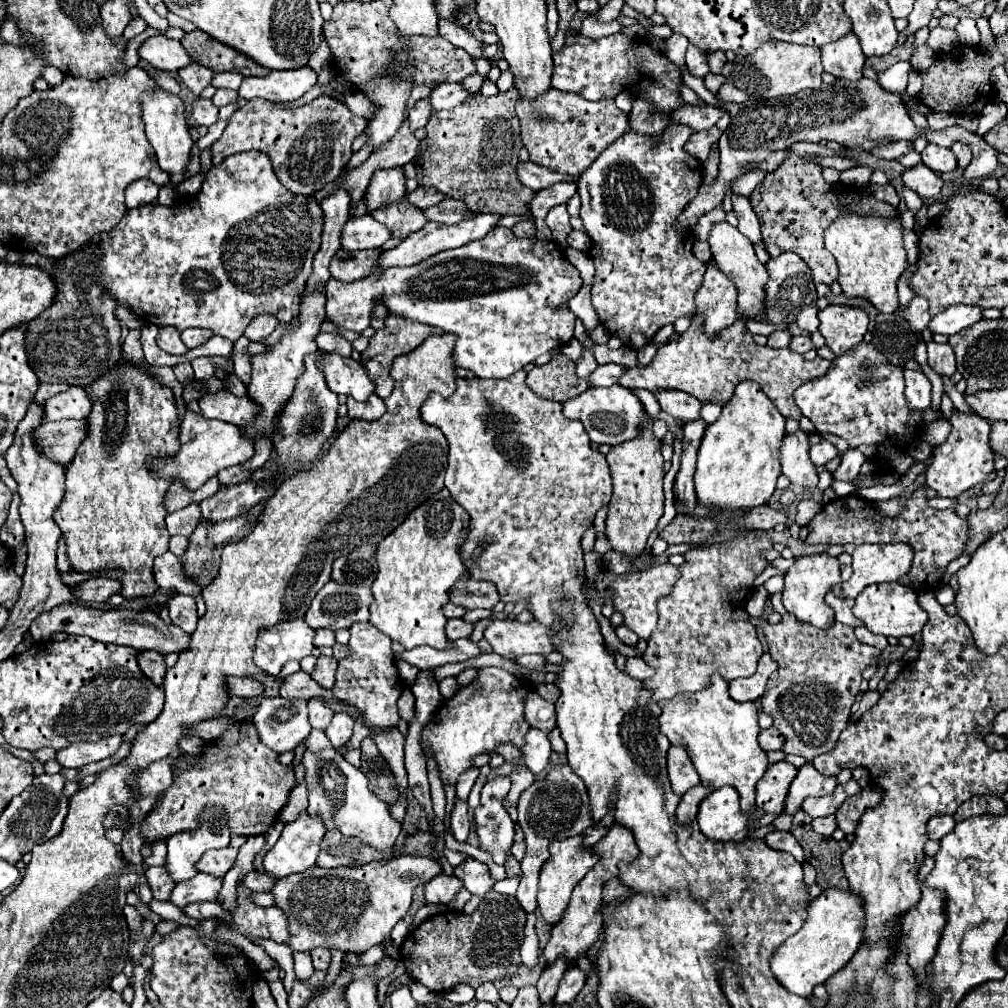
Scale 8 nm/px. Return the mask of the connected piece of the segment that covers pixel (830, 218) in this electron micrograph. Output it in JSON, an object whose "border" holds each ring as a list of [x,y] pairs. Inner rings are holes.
{"border":[[[811,155],[787,157],[777,171],[767,173],[765,181],[751,193],[751,205],[757,213],[757,219],[761,223],[763,243],[771,257],[781,255],[783,251],[799,253],[799,257],[805,259],[805,263],[813,271],[815,283],[827,283],[831,285],[837,279],[837,263],[835,257],[825,251],[823,247],[823,231],[841,215],[847,211],[865,213],[865,215],[893,215],[897,209],[875,201],[873,197],[863,195],[861,199],[855,199],[851,205],[843,207],[839,203],[839,189],[835,185],[829,185],[821,177],[821,165],[813,161]]]}

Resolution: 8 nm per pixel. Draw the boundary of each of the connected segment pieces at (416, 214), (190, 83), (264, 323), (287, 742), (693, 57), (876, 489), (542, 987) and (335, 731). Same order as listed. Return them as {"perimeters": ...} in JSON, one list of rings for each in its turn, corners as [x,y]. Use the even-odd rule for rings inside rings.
{"perimeters":[[[[405,197],[399,203],[373,211],[373,217],[375,221],[383,223],[391,231],[391,235],[397,239],[419,231],[427,223],[423,211],[419,211],[417,207],[411,207],[411,203],[405,201]]],[[[189,63],[183,69],[177,71],[179,79],[185,83],[185,87],[189,87],[189,91],[193,91],[193,95],[201,95],[201,91],[211,83],[213,79],[213,71],[209,67],[203,67],[199,63]]],[[[261,315],[259,319],[253,319],[251,325],[245,329],[245,337],[249,341],[263,341],[273,333],[275,325],[275,319],[271,319],[269,315]]],[[[283,697],[263,699],[253,717],[253,725],[259,739],[273,751],[293,751],[311,733],[307,701],[289,701]]],[[[695,45],[687,47],[687,69],[691,75],[695,77],[705,77],[709,73],[709,65],[707,65],[707,53],[701,51]]],[[[915,463],[915,465],[909,469],[909,473],[905,473],[895,485],[884,486],[880,484],[862,488],[858,490],[858,495],[874,503],[891,499],[900,495],[901,491],[905,491],[905,487],[909,487],[923,469],[925,469],[923,463]]],[[[557,959],[555,965],[551,967],[545,967],[543,973],[541,973],[541,979],[537,983],[537,991],[539,991],[539,1001],[545,1005],[545,1003],[551,1003],[551,999],[555,997],[555,991],[557,991],[557,985],[563,977],[563,973],[567,971],[567,963],[565,959]]],[[[337,713],[333,717],[333,721],[329,723],[329,727],[325,729],[325,733],[327,733],[327,737],[329,737],[329,741],[331,741],[333,747],[343,747],[349,741],[349,737],[353,733],[353,723],[355,721],[347,713]]]]}

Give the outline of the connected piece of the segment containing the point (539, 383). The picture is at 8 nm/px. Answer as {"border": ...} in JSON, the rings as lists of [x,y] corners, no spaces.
{"border":[[[563,353],[553,357],[549,363],[529,371],[525,381],[537,397],[559,403],[571,399],[573,395],[581,395],[589,387],[587,381],[577,377],[575,363]]]}

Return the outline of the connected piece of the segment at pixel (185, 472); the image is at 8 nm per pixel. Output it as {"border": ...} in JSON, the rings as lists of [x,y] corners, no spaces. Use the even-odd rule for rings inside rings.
{"border":[[[185,411],[183,423],[181,423],[181,435],[179,435],[179,451],[175,455],[159,455],[149,459],[151,475],[157,479],[171,479],[175,483],[181,483],[189,491],[197,491],[207,479],[211,479],[217,471],[239,465],[253,457],[253,443],[245,437],[241,437],[239,427],[223,421],[211,421],[201,419],[195,411]]]}

